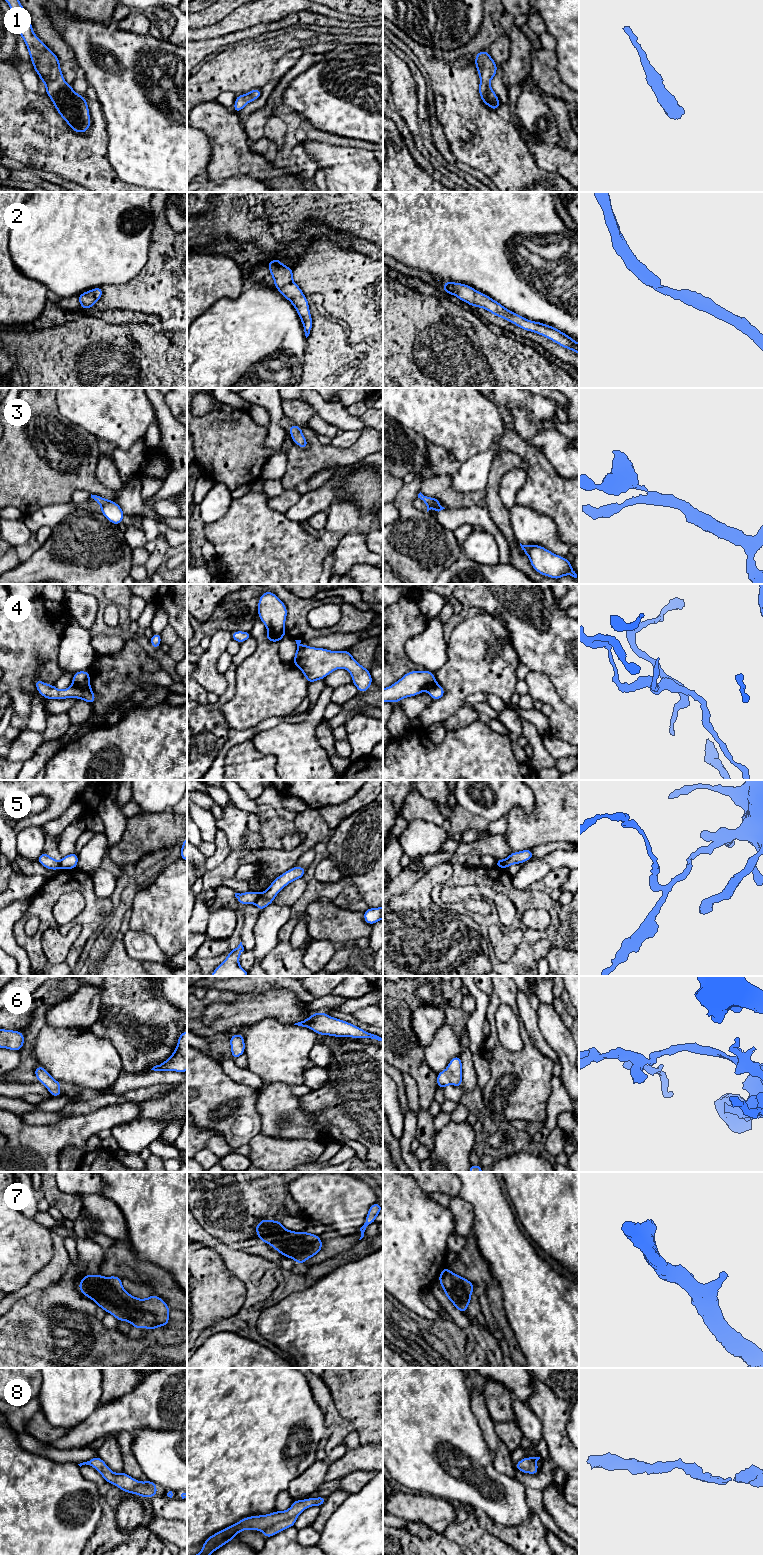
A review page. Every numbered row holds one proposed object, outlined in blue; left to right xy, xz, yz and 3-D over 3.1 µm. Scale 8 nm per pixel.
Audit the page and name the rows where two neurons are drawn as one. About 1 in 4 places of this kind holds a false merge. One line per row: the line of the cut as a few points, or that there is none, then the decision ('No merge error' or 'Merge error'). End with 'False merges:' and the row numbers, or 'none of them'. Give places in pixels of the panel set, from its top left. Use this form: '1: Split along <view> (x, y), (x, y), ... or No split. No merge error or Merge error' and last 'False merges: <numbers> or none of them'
1: No split. No merge error
2: No split. No merge error
3: No split. No merge error
4: Split along xy (72, 684), (82, 688), (89, 686). Merge error
5: Split along xz (260, 893), (255, 903). Merge error
6: No split. No merge error
7: No split. No merge error
8: No split. No merge error
False merges: 4, 5

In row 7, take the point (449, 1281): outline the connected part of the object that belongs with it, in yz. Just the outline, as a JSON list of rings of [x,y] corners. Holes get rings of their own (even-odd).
[[[446,1266],[440,1272],[438,1280],[447,1298],[457,1310],[465,1314],[472,1300],[471,1294],[475,1288],[473,1283],[453,1273]]]

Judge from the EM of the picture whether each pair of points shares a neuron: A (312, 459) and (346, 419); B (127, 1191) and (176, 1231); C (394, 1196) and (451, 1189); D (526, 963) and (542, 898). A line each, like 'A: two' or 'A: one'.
A: two
B: one
C: two
D: one

